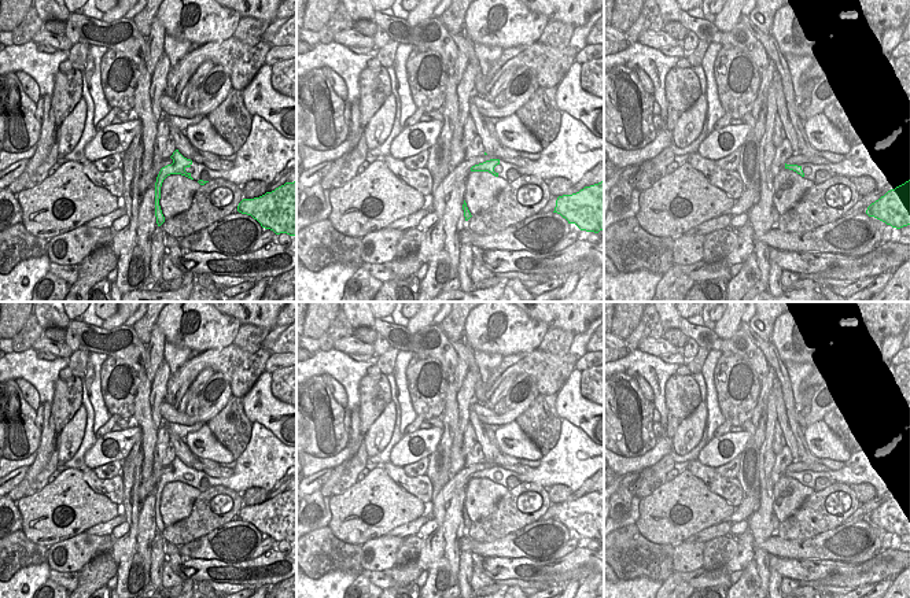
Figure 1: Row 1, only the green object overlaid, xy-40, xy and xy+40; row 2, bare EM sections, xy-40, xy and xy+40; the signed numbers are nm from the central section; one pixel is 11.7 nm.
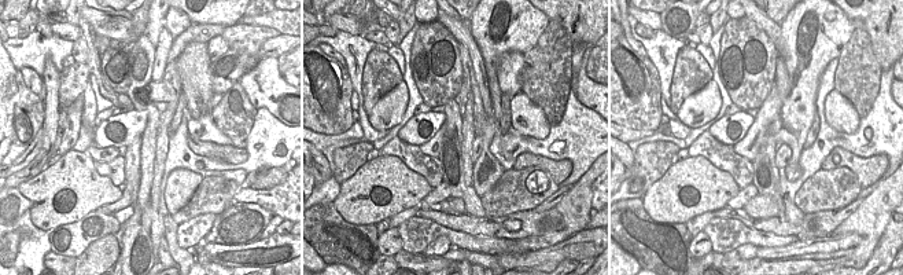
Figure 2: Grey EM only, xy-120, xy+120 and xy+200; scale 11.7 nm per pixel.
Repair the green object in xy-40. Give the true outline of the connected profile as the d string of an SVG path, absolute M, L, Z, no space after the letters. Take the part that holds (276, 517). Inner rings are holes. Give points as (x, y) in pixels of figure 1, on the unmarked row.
M296 488L285 490L259 505L243 506L237 518L251 523L276 542L296 543Z

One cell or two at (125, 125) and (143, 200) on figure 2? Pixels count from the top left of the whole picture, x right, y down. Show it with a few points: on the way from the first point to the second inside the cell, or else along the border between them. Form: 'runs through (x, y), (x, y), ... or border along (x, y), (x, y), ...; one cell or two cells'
border along (135, 107), (147, 113), (146, 128), (140, 136); two cells

